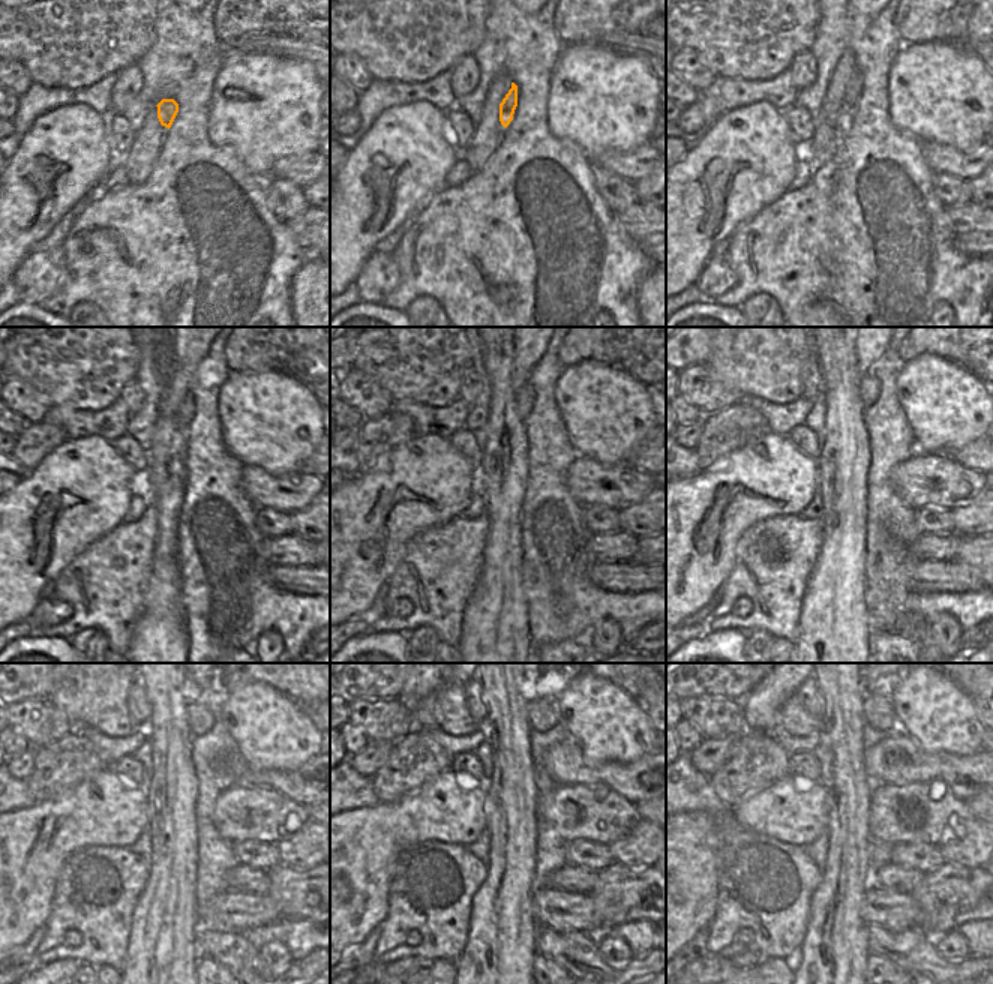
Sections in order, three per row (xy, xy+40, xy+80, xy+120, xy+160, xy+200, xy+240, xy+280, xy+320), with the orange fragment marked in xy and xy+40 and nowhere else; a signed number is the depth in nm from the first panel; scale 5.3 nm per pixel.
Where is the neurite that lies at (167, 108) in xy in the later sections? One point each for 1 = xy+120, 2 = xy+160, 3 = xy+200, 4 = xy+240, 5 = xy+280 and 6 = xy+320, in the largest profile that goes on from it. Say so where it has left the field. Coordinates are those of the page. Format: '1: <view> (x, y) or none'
1: xy+120 (185, 416)
2: xy+160 (525, 396)
3: xy+200 (869, 386)
4: xy+240 (200, 719)
5: xy+280 (543, 714)
6: xy+320 (878, 710)

